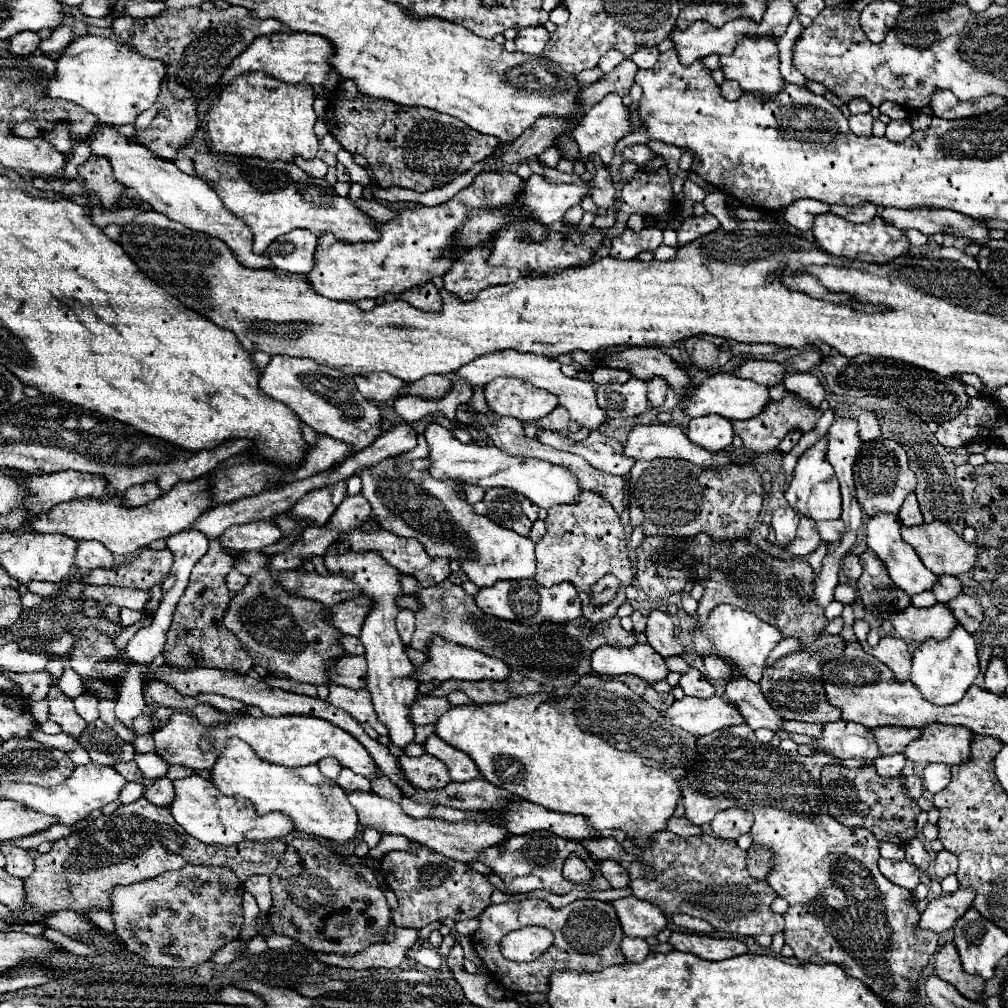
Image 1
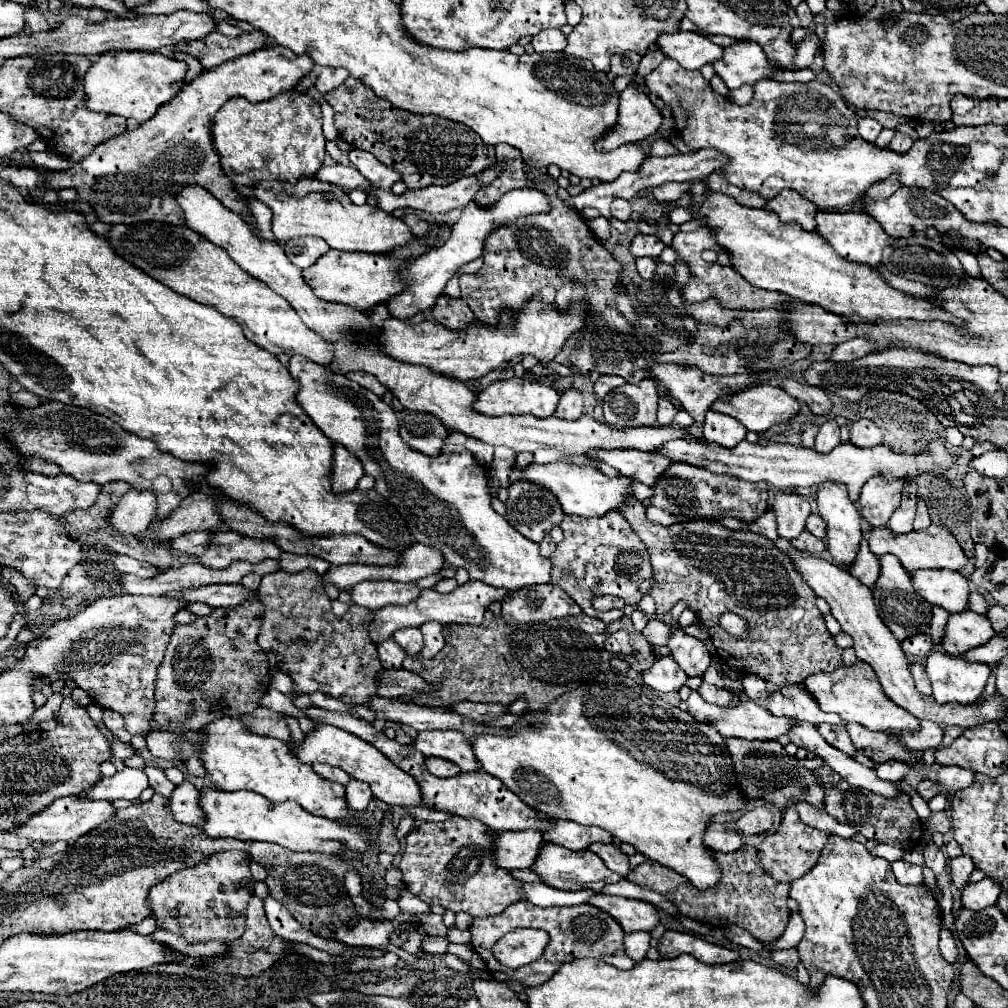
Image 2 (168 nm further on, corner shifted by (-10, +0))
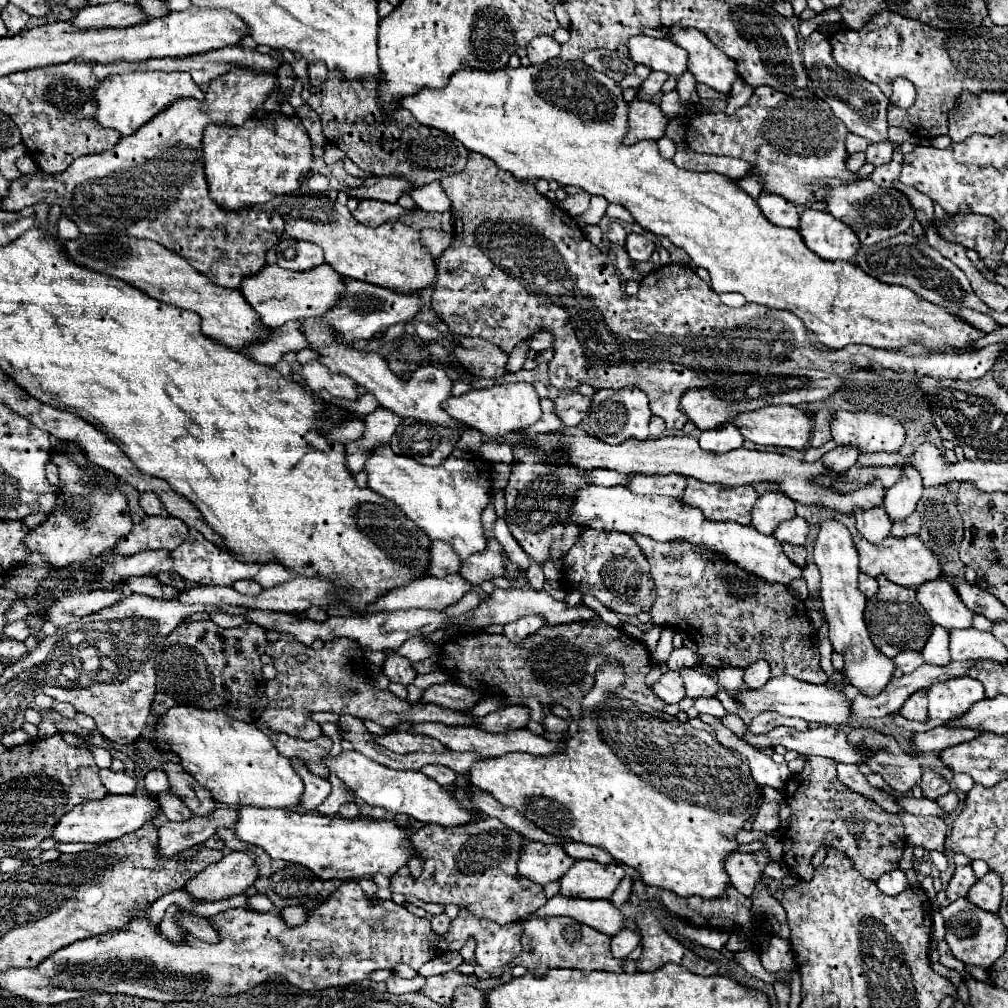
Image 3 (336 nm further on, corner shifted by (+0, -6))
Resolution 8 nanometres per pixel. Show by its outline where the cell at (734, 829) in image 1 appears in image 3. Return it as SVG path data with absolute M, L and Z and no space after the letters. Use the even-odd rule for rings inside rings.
M762 802L756 818L754 818L754 830L756 832L772 832L780 824L780 806L776 802Z

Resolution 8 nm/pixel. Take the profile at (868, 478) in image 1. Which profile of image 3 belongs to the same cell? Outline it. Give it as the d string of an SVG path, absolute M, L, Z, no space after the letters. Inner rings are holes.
M884 508L856 510L856 528L872 544L880 544L890 534L890 518Z

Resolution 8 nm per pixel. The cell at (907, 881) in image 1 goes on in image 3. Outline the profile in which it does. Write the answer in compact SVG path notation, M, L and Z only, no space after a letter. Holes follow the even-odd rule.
M892 870L892 872L886 872L884 876L880 876L876 880L876 886L878 886L880 892L890 894L890 896L896 896L902 890L908 888L908 880L906 880L906 874L902 870Z

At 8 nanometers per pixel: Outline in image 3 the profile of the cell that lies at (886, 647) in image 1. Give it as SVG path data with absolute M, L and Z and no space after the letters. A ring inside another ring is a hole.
M918 690L908 698L908 702L900 708L900 716L914 722L928 722L928 700L926 690Z

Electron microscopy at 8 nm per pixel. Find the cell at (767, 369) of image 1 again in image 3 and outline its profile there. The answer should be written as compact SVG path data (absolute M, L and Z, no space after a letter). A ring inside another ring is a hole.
M838 412L832 420L832 438L840 446L858 446L860 452L898 452L904 446L904 426L886 414Z

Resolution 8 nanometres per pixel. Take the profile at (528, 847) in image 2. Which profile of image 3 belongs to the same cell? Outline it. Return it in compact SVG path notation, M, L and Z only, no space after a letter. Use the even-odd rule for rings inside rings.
M528 840L524 852L520 854L518 872L524 878L530 878L538 884L548 884L560 880L572 866L572 858L564 854L562 846L558 844L540 844Z

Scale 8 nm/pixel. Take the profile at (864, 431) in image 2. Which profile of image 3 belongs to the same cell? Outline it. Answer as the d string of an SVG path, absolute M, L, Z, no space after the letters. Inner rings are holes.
M836 446L832 452L824 454L820 458L820 462L832 470L832 472L846 472L848 468L852 468L856 464L856 458L858 458L858 450L854 446Z

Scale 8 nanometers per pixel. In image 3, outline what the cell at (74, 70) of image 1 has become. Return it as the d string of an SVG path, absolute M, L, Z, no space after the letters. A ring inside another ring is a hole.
M128 72L120 76L108 76L98 88L96 88L96 120L104 128L114 128L122 136L134 134L140 126L150 122L160 110L166 110L176 102L178 98L196 98L204 100L202 88L192 82L192 76L188 72Z

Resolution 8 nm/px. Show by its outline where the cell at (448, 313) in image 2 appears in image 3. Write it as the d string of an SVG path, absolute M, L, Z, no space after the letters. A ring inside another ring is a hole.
M460 336L460 344L450 344L450 352L454 358L472 374L480 378L500 378L504 376L508 354L504 354L494 342L482 338L464 338Z

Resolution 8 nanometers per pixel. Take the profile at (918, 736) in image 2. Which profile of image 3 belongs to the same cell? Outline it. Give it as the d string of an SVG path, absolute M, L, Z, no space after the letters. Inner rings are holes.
M940 726L940 728L932 728L928 732L918 732L912 738L912 744L922 752L942 752L944 748L970 742L970 740L978 738L980 734L982 734L980 730L972 730L972 728L964 728L964 726L956 726L956 728Z

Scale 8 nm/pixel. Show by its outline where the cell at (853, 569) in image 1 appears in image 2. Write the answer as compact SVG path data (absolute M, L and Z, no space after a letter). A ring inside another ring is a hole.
M862 540L860 550L858 550L858 556L856 556L856 560L850 564L848 572L850 572L852 576L856 576L856 578L858 578L864 586L868 586L868 588L872 588L872 586L876 584L878 574L880 574L880 562L878 562L878 558L870 552L866 540Z

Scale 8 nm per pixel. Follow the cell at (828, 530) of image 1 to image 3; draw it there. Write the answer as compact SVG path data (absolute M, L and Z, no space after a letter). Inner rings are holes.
M792 518L788 522L782 522L778 528L776 528L776 534L772 534L778 542L788 542L788 544L798 544L798 546L804 546L806 540L808 540L808 524L804 518Z

